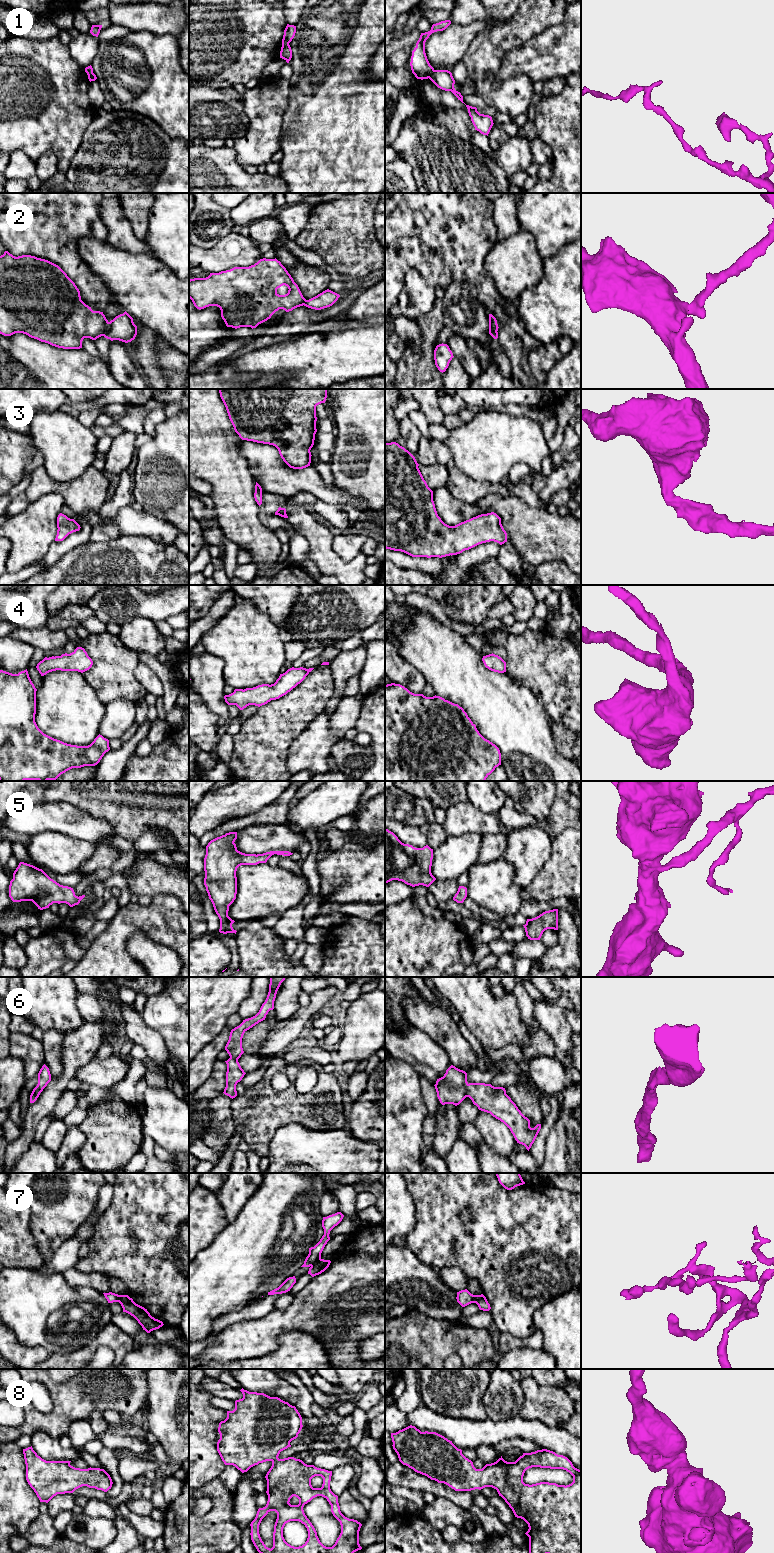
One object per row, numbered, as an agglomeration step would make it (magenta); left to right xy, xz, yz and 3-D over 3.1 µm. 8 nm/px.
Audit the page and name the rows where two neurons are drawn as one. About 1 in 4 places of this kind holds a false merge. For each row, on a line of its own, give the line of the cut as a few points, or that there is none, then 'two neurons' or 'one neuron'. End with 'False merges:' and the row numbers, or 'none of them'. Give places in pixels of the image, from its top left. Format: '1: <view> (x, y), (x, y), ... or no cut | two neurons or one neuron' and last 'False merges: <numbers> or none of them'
1: yz (434, 70), (428, 77) | two neurons
2: xy (109, 322), (109, 328), (103, 335) | two neurons
3: no cut | one neuron
4: no cut | one neuron
5: no cut | one neuron
6: no cut | one neuron
7: xz (320, 1257), (311, 1266) | two neurons
8: no cut | one neuron
False merges: 1, 2, 7

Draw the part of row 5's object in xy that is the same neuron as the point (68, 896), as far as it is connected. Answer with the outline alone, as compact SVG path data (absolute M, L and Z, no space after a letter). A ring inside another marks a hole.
M20 862L9 885L9 897L13 902L32 901L40 910L53 903L78 905L85 897L76 896L73 888L51 879L42 869Z

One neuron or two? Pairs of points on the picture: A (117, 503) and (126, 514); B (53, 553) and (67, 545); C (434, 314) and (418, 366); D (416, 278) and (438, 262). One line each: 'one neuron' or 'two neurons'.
A: two neurons
B: one neuron
C: one neuron
D: two neurons

